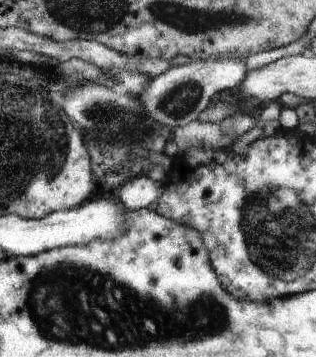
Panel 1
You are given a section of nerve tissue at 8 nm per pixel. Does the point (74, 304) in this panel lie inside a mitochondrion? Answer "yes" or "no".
yes

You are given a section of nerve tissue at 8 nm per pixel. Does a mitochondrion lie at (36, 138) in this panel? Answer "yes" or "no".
yes

